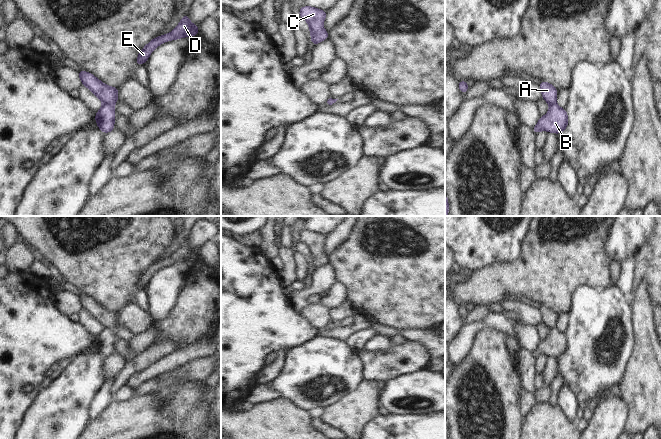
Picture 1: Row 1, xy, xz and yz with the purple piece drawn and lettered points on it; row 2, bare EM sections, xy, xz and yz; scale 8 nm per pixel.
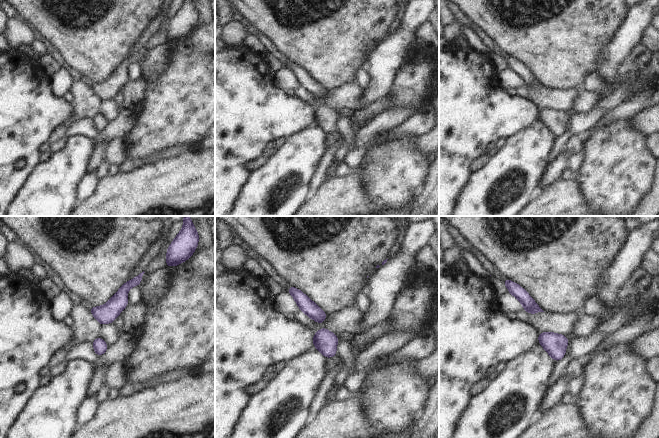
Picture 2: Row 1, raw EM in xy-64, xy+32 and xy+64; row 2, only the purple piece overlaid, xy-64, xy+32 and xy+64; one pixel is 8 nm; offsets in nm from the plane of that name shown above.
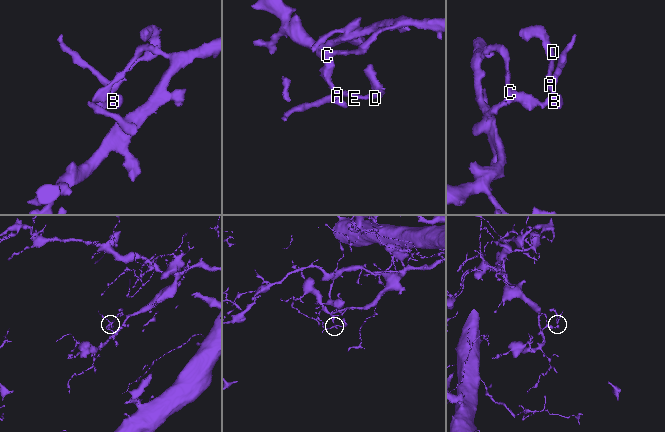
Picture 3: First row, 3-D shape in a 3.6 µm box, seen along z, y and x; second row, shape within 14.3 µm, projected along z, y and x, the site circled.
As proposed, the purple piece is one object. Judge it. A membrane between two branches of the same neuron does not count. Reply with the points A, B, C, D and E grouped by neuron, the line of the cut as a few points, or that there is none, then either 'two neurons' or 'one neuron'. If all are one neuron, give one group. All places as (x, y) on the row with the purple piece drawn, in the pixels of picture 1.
A B C D E; no cut; one neuron

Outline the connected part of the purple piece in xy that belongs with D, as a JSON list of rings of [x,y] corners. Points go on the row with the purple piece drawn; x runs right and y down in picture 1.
[[[186,13],[177,27],[169,34],[161,35],[151,40],[139,53],[136,64],[142,65],[149,58],[151,52],[162,43],[169,40],[176,40],[178,38],[184,38],[186,36],[196,37],[198,33],[199,26],[192,24],[188,18],[188,13]]]

